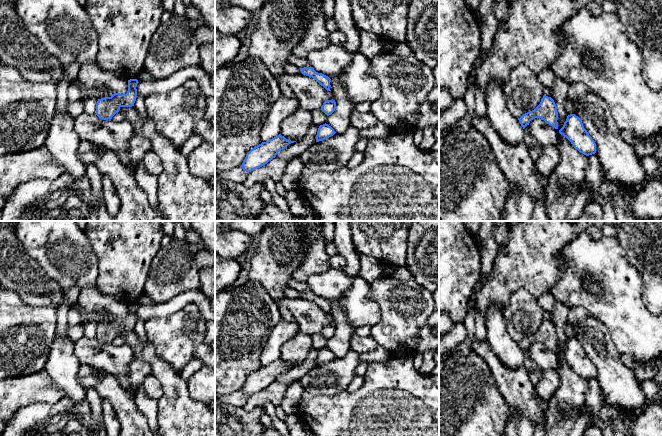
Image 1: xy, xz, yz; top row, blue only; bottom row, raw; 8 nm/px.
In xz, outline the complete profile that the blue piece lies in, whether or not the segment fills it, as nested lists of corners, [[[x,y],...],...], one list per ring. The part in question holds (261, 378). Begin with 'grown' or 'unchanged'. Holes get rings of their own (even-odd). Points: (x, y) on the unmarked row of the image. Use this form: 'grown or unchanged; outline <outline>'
unchanged; outline [[[278,360],[255,370],[251,373],[240,391],[246,396],[260,392],[276,381],[279,375],[296,365],[287,364],[284,360]]]

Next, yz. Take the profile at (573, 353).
unchanged; outline [[[575,338],[567,340],[559,357],[566,361],[580,377],[589,380],[596,377],[596,367]]]

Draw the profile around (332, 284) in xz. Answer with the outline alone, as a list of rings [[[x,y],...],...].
[[[330,268],[323,273],[311,275],[306,283],[316,296],[332,301],[346,293],[353,279],[342,269]]]

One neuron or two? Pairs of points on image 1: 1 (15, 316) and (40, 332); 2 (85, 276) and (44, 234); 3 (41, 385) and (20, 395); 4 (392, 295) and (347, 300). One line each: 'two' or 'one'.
1: one
2: one
3: one
4: two

